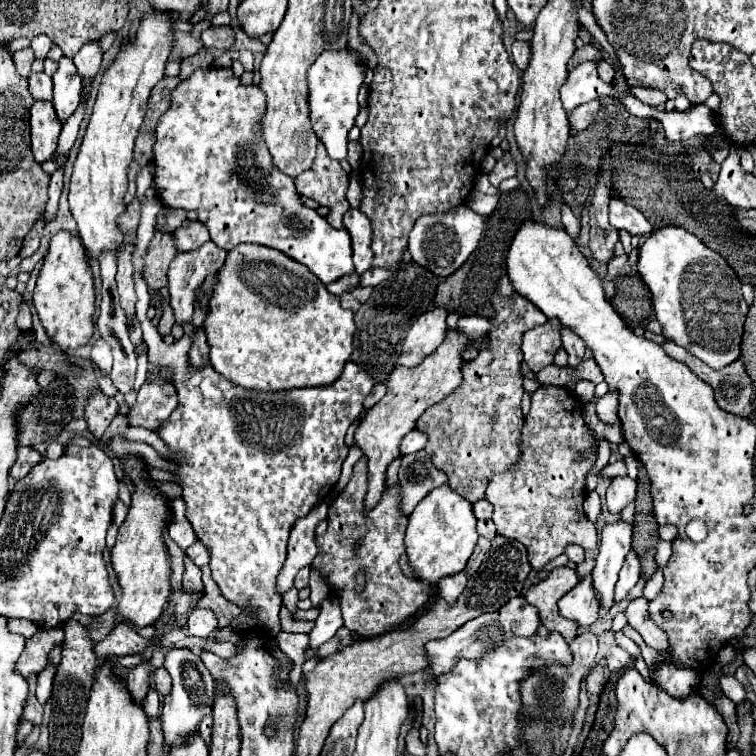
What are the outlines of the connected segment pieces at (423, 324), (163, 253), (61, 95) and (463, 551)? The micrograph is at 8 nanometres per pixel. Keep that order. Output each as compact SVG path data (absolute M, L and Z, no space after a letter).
M435 308L431 312L421 314L413 322L413 326L409 328L409 332L403 340L403 350L401 350L397 364L415 368L423 362L423 358L427 358L431 352L435 352L447 332L445 318L447 318L445 308Z
M157 232L143 256L143 280L147 282L151 296L167 286L167 268L175 256L177 248L173 244L173 236Z
M61 58L59 68L53 74L53 106L61 122L65 122L77 108L81 98L81 78L73 60Z
M447 484L435 488L421 500L413 516L409 516L409 526L405 532L405 552L409 566L413 568L415 578L437 586L445 576L463 572L475 544L477 544L477 520L473 516L471 502L465 502L463 496L457 496Z

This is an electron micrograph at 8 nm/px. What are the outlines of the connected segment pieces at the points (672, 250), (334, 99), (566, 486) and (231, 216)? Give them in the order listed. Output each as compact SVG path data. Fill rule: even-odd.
M661 228L653 232L647 242L639 248L639 274L649 286L653 294L653 308L655 318L663 328L663 336L673 340L689 354L703 360L713 370L721 370L733 360L741 356L741 336L743 336L743 322L747 316L747 302L741 294L741 282L735 276L733 268L725 264L717 252L707 248L697 236L685 232L685 228Z
M341 50L341 52L323 52L313 68L307 72L309 84L309 118L315 136L327 148L327 154L335 160L347 158L347 134L355 126L355 118L359 114L359 88L363 84L365 66L359 64L355 52Z
M541 386L531 398L531 412L521 432L521 460L513 464L509 472L495 474L485 492L485 498L495 508L491 520L497 526L497 534L525 544L527 558L533 570L545 568L553 558L561 556L569 544L579 544L585 550L597 548L597 530L583 512L585 478L593 468L597 454L591 448L593 436L591 430L585 426L581 408L581 400L573 398L569 392L563 392L563 388ZM579 452L583 452L583 458L575 460Z
M233 68L195 70L187 80L181 80L171 92L169 110L155 126L155 194L163 206L195 210L197 220L207 226L211 240L219 248L231 250L243 242L269 246L307 266L321 282L335 282L337 278L353 272L349 232L345 232L345 228L333 228L327 218L307 208L301 202L301 194L297 192L293 178L273 164L269 148L261 136L265 110L267 96L261 88L257 84L243 86L233 74Z

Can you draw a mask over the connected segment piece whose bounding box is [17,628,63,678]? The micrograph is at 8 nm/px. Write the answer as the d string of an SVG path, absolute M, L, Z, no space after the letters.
M39 628L25 644L25 650L17 662L17 672L21 676L29 676L31 672L39 674L47 666L47 654L63 644L63 628Z

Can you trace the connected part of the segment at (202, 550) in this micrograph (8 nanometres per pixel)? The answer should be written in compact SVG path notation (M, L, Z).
M197 540L191 548L187 548L187 552L185 552L193 562L195 562L195 566L205 566L205 564L209 564L209 550Z

